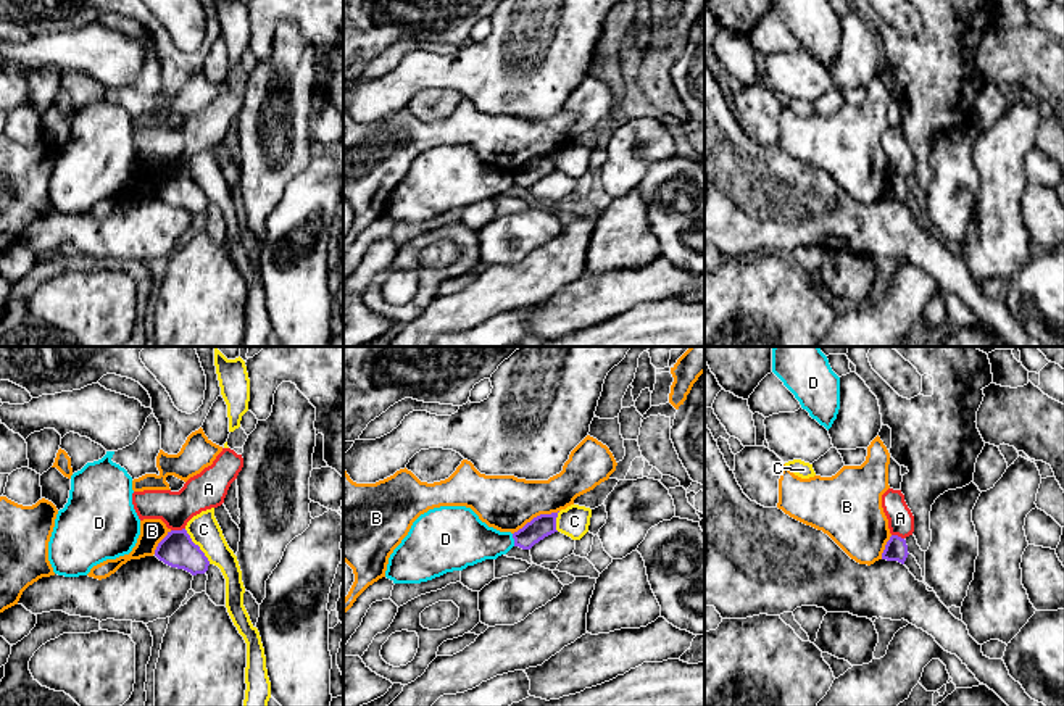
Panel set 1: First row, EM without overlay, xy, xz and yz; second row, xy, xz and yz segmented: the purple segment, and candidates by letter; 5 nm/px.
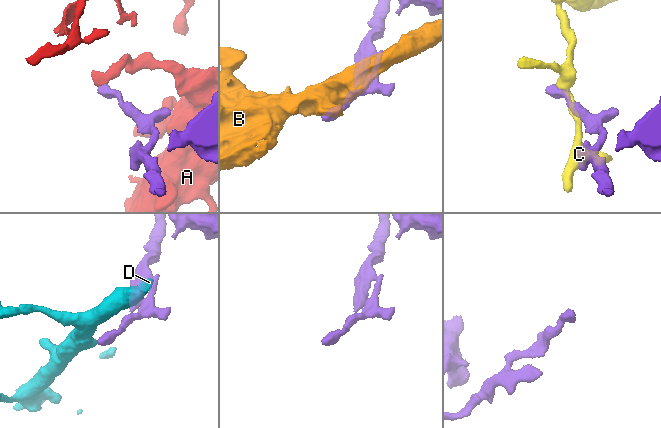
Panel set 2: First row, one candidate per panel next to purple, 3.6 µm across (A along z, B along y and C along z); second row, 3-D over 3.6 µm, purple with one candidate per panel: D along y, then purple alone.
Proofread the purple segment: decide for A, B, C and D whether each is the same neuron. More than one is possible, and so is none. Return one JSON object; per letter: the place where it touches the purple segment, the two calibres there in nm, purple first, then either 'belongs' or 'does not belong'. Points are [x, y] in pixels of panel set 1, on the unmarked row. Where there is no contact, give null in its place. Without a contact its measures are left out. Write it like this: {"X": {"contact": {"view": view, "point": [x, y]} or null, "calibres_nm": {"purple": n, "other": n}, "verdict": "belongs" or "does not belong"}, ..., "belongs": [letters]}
{"A": {"contact": {"view": "xy", "point": [178, 170]}, "calibres_nm": {"purple": 170, "other": 190}, "verdict": "does not belong"}, "B": {"contact": {"view": "xz", "point": [537, 155]}, "calibres_nm": {"purple": 120, "other": 280}, "verdict": "does not belong"}, "C": {"contact": {"view": "xy", "point": [199, 186]}, "calibres_nm": {"purple": 170, "other": 160}, "verdict": "does not belong"}, "D": {"contact": {"view": "xz", "point": [515, 179]}, "calibres_nm": {"purple": 120, "other": 260}, "verdict": "does not belong"}, "belongs": []}

